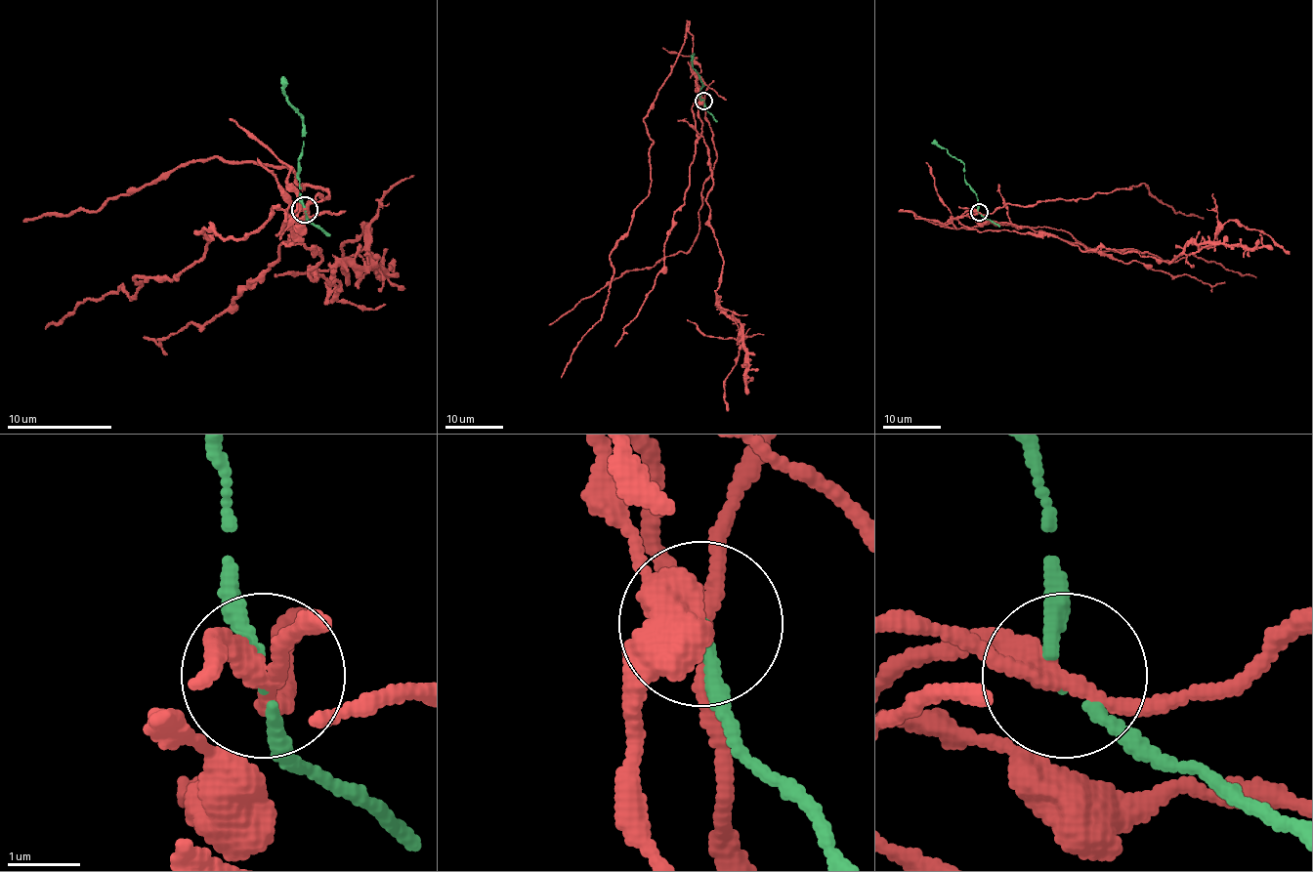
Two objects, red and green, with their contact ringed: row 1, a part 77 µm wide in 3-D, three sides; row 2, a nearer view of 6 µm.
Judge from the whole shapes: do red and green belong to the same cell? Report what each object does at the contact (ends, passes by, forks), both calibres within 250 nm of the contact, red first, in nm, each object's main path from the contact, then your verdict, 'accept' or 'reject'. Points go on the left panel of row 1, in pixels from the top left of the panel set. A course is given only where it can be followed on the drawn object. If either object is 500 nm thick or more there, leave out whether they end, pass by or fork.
red forks there; green passes by; 240 nm thick on the red side, 120 nm on the other; red runs (304, 209), (246, 237), (196, 232), (206, 251), (178, 277), (46, 330); green runs (304, 211), (299, 175), (304, 122), (285, 93), (285, 82); reject

